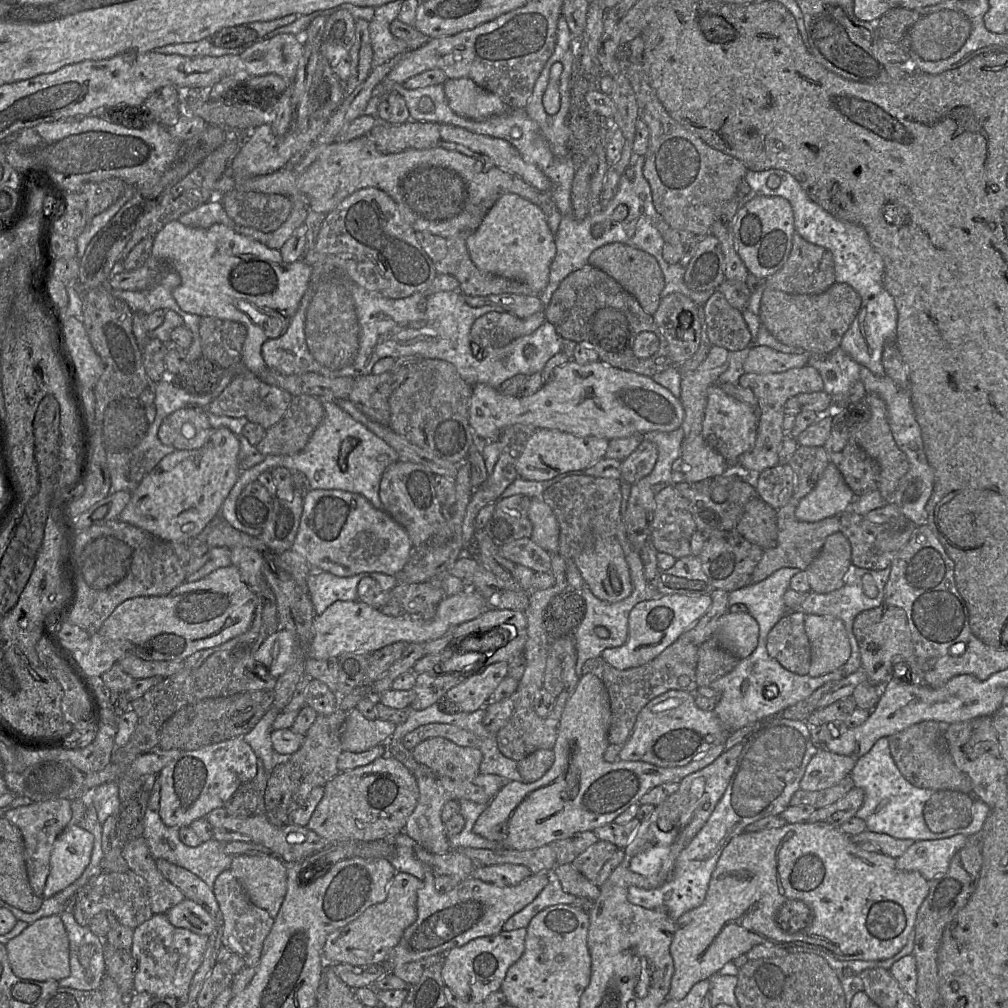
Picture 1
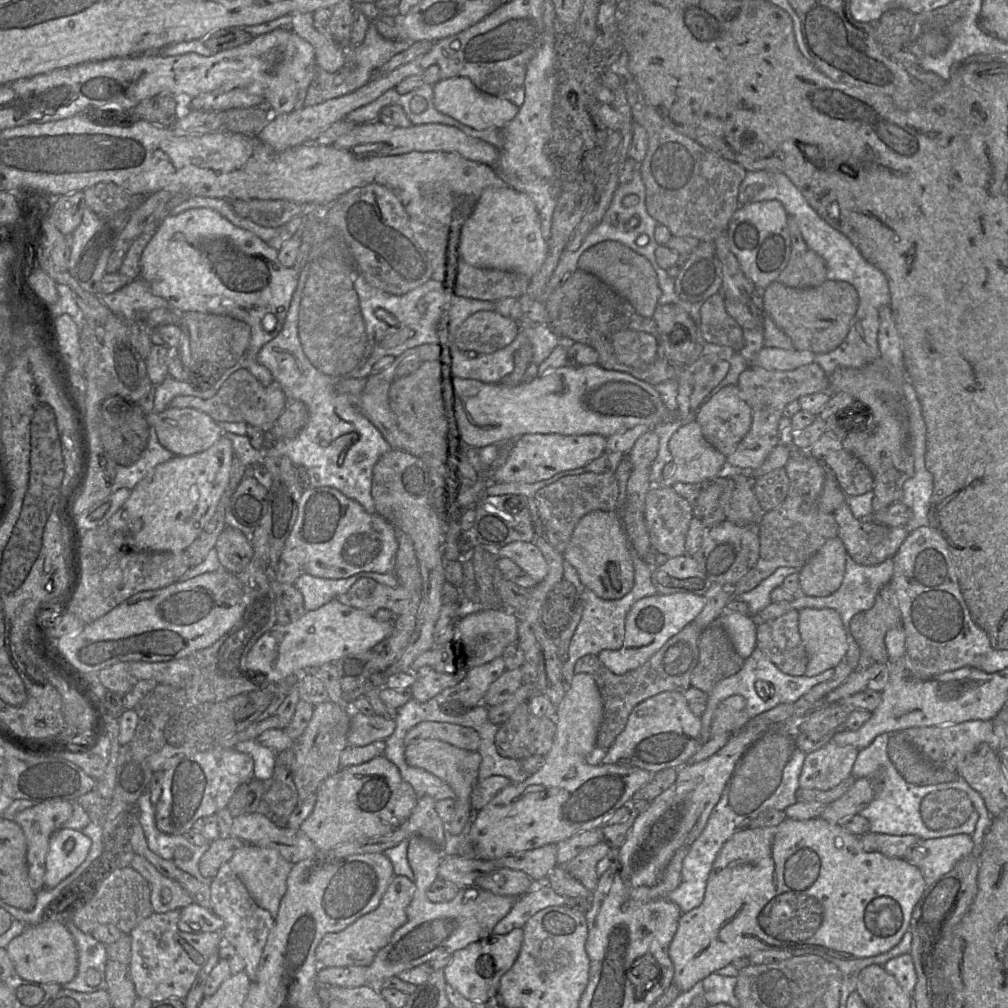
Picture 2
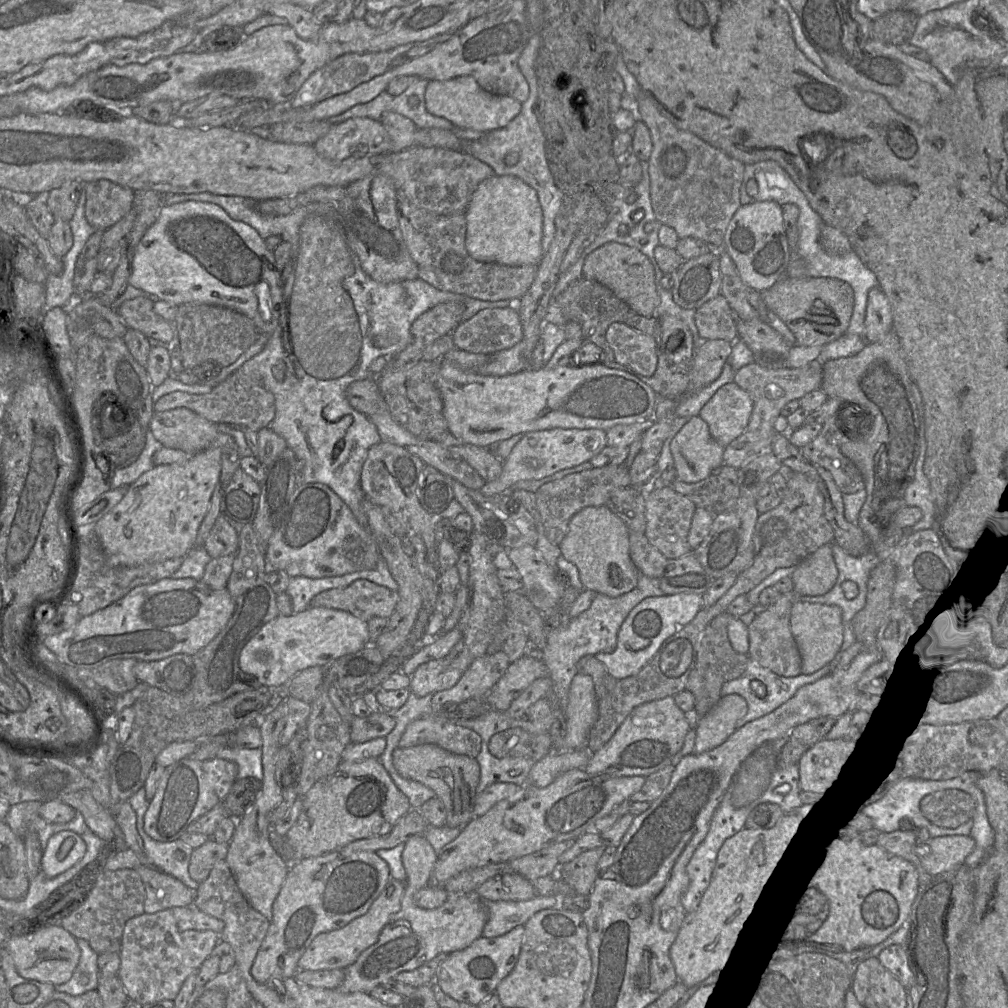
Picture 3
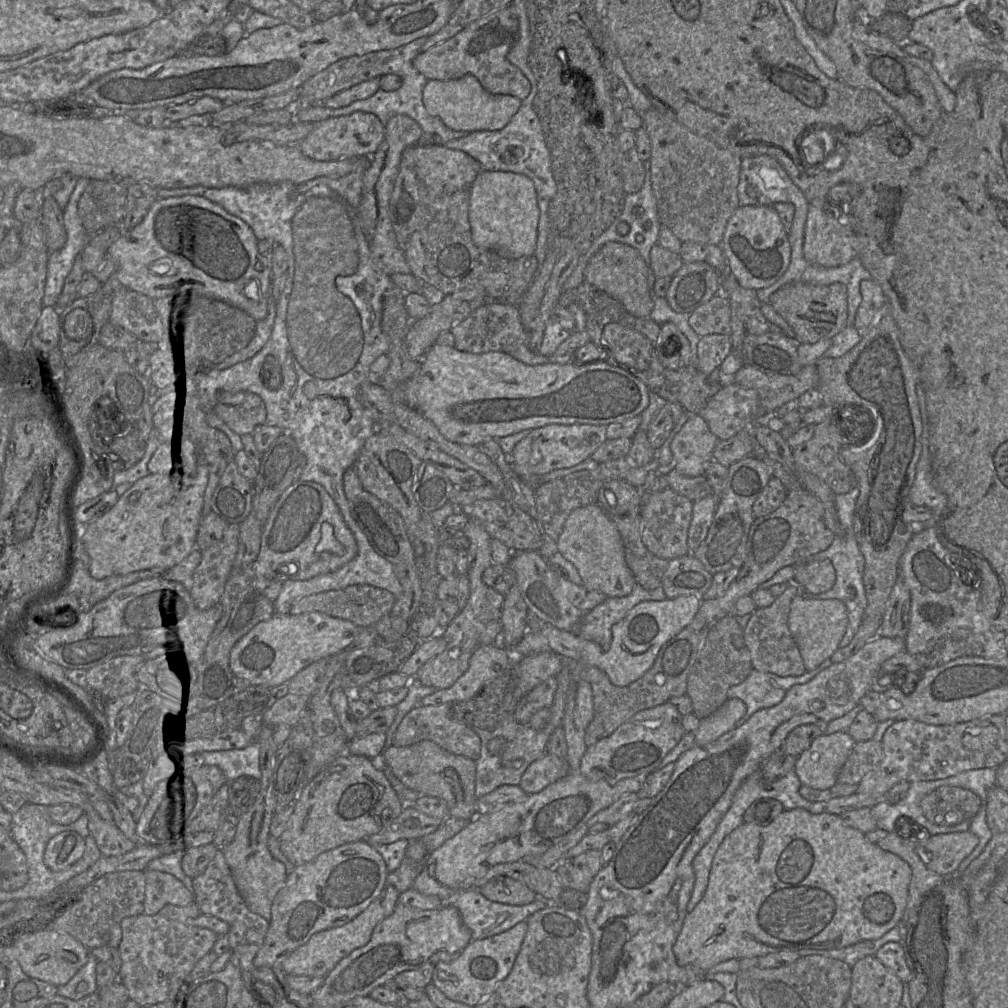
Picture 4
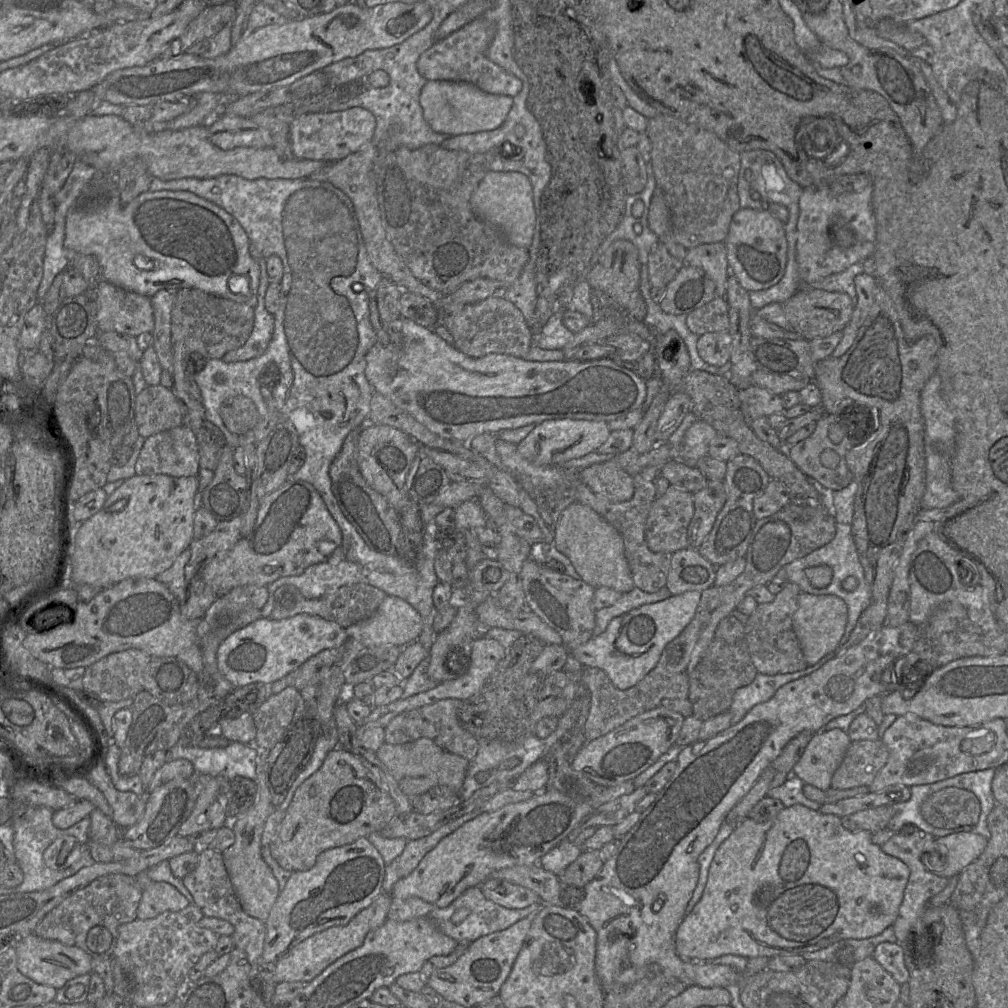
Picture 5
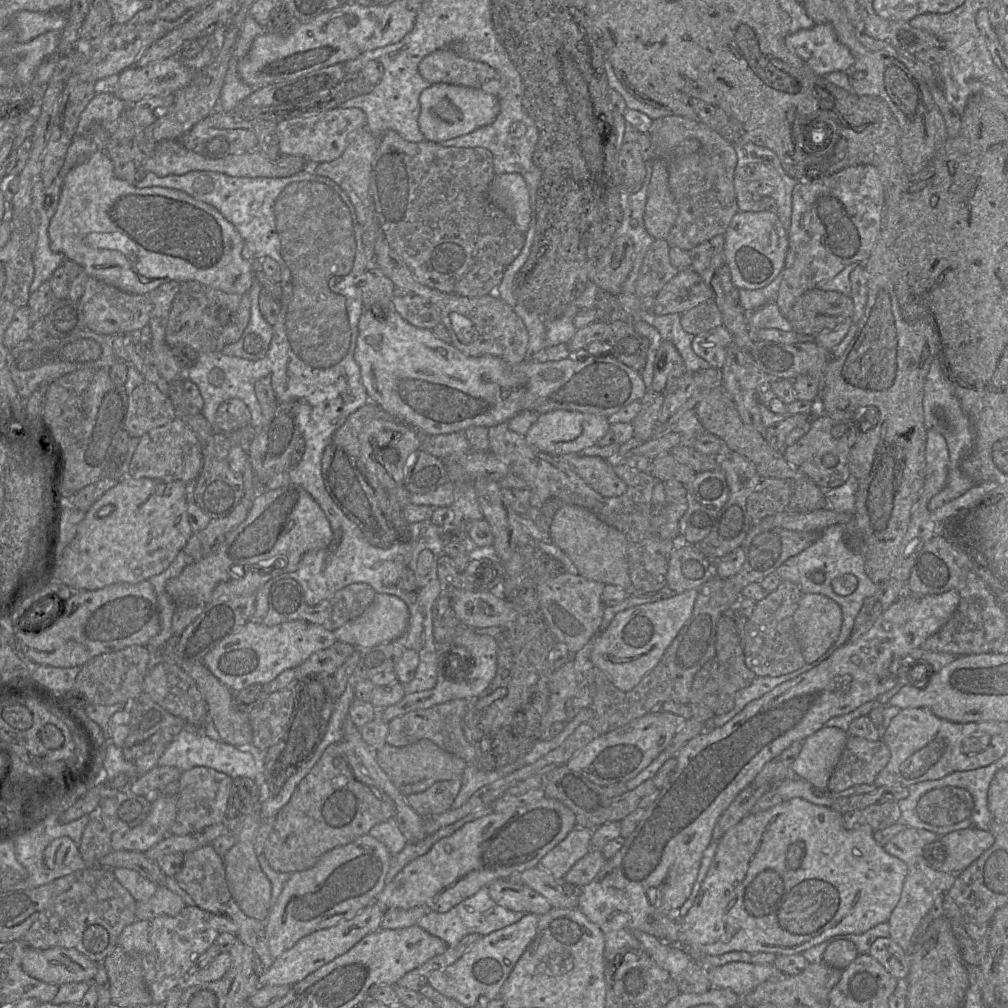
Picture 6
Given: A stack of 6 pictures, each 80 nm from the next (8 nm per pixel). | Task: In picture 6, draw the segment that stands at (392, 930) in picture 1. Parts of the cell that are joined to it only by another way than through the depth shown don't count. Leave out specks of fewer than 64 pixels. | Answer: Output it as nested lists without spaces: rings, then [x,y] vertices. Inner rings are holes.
[[[373,902],[351,919],[302,937],[293,947],[275,958],[271,967],[258,977],[259,986],[294,985],[301,981],[315,970],[349,951],[365,936],[381,929],[385,911],[382,906]]]

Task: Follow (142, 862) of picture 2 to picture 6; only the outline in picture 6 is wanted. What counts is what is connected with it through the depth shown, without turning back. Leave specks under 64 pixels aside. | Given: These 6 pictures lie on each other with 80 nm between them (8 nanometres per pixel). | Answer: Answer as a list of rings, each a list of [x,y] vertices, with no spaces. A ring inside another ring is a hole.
[[[158,886],[156,893],[146,901],[137,902],[137,920],[151,920],[158,916],[178,915],[187,905],[184,900],[166,886]]]

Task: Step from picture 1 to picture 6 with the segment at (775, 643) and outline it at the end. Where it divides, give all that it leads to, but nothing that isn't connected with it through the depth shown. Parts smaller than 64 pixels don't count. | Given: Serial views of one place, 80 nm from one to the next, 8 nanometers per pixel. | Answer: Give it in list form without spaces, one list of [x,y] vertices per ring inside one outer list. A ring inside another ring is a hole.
[[[782,580],[777,589],[756,603],[744,627],[744,656],[746,665],[756,676],[777,677],[803,667],[802,650],[795,634],[793,615],[803,593],[793,582]]]

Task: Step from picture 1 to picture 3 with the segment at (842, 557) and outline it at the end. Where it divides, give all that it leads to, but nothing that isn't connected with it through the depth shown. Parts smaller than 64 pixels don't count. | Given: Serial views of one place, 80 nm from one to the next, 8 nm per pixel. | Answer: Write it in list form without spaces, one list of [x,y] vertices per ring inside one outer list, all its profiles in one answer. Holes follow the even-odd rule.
[[[831,546],[819,548],[795,568],[791,577],[796,595],[821,596],[835,586],[838,569]]]

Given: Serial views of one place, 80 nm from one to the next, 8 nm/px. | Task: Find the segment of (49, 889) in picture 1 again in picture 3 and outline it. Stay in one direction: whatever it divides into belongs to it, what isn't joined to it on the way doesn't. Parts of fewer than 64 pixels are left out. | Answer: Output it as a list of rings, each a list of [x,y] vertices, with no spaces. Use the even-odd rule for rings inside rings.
[[[71,830],[60,831],[48,840],[43,852],[42,871],[55,877],[75,865],[86,853],[82,836]]]

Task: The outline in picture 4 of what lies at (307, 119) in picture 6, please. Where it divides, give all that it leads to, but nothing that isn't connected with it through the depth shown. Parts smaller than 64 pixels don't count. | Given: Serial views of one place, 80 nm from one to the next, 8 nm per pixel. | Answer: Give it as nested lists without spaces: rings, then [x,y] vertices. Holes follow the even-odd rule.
[[[357,111],[313,123],[311,132],[298,146],[305,156],[318,161],[372,156],[383,141],[384,134],[385,126],[376,115]]]

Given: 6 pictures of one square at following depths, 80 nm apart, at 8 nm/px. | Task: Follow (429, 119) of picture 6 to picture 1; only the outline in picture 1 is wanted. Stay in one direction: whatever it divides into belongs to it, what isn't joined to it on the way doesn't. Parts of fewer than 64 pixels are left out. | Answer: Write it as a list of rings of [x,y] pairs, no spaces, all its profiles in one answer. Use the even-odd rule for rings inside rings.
[[[447,79],[443,87],[450,108],[462,117],[482,120],[494,115],[503,114],[510,110],[499,96],[481,88],[471,79]]]

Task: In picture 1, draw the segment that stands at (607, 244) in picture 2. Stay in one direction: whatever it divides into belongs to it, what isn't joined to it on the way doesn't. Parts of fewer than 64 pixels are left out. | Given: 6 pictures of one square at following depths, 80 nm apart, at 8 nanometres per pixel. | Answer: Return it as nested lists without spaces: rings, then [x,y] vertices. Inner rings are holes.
[[[609,243],[594,250],[588,259],[588,264],[604,271],[623,289],[634,296],[642,309],[653,315],[660,302],[660,294],[664,288],[664,277],[659,264],[651,254],[623,243]]]

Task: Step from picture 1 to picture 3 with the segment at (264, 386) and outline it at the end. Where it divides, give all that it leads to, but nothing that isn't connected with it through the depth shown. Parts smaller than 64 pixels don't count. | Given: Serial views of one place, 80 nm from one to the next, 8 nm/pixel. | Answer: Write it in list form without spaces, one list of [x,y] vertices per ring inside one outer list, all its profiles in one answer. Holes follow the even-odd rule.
[[[235,371],[209,393],[190,394],[175,391],[162,396],[153,404],[154,412],[175,408],[187,408],[214,424],[225,423],[258,432],[262,428],[270,427],[275,416],[275,399],[261,383],[255,383],[249,376]]]

